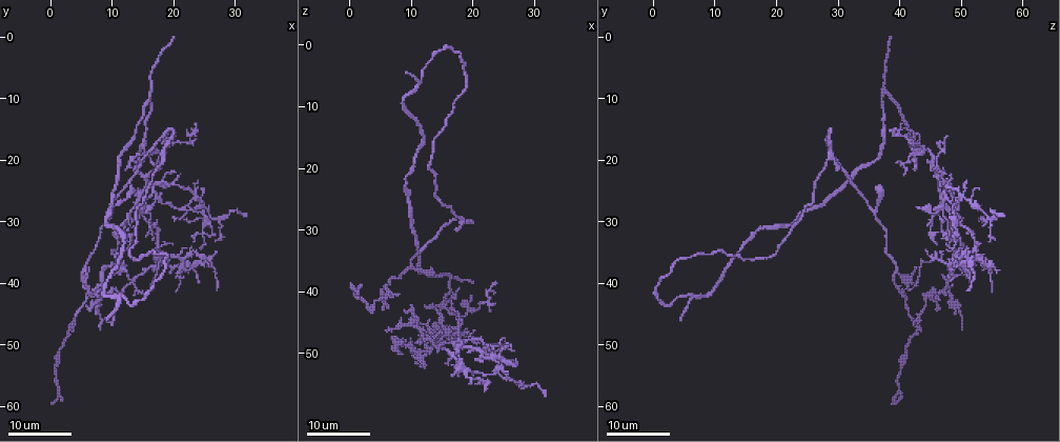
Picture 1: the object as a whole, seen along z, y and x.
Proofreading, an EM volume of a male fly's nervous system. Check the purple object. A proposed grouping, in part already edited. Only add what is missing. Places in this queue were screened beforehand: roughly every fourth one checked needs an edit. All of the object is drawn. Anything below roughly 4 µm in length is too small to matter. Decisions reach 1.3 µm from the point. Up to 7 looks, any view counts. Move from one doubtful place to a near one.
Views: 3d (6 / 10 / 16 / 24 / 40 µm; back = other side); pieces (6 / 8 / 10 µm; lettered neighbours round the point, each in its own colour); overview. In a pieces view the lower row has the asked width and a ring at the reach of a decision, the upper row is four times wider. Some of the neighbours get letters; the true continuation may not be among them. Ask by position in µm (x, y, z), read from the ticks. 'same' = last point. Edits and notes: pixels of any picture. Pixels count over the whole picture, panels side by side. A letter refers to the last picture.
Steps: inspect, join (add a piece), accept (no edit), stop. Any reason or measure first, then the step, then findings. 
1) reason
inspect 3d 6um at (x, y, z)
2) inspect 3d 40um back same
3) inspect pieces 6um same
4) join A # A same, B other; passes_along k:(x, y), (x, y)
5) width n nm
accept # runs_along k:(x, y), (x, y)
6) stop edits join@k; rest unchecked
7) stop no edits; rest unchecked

free end
inspect 3d 16um at (9.5, 45.5, 4.0)

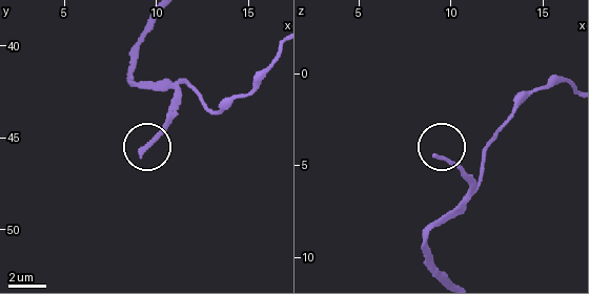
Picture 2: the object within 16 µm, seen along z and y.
inspect pieces 8um at (9.1, 45.9, 4.4)

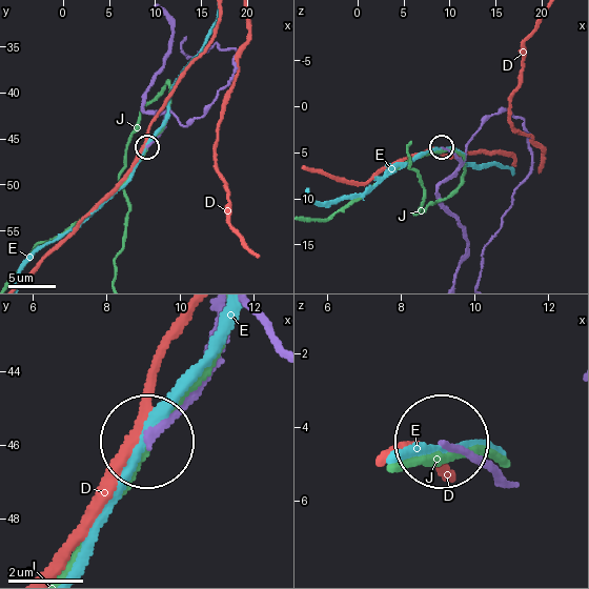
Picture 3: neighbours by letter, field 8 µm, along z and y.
accept # D other, E other, J other; runs_along 3:(504, 484), (444, 443); no lettered piece goes on from it

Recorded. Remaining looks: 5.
free end
inspect 3d 24um at (20.0, 0.0, 38.5)

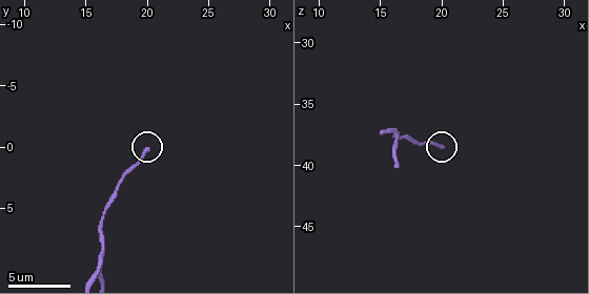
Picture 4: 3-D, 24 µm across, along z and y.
what lies round it
inspect pieces 8um at (19.8, 0.0, 38.6)

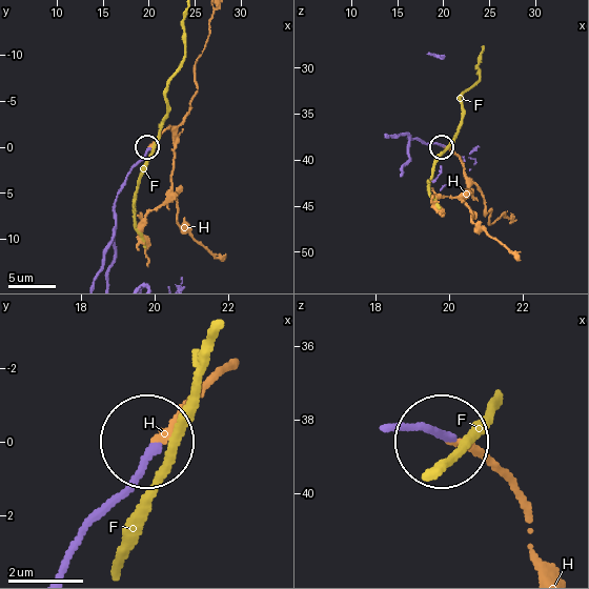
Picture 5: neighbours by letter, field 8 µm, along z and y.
join H # F other, H same; passes_along 5:(73, 542), (227, 363); the neuron continues

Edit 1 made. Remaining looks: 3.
branch stops here
inspect 3d 16um at (7.5, 45.0, 49.0)

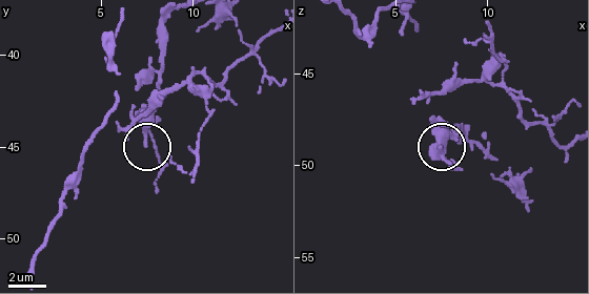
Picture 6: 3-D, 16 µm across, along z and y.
inspect pieces 8um same

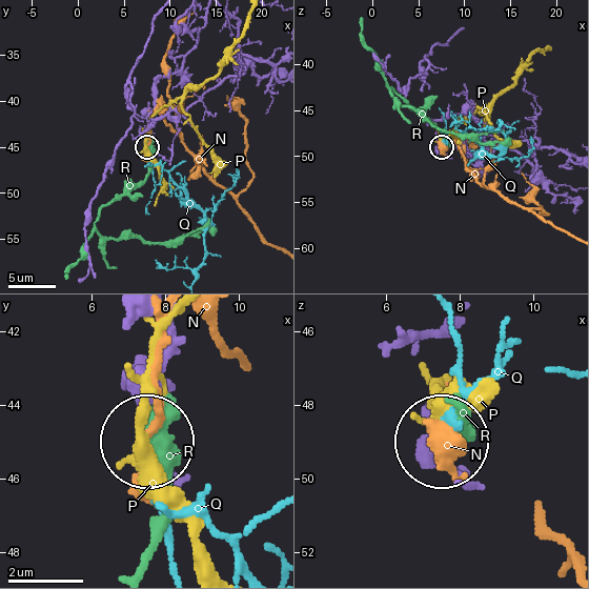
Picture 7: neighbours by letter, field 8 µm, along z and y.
join Q # N other, P other, Q same, R other; the neuron continues

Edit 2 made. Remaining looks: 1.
stop edits join@5, join@7; rest unchecked

